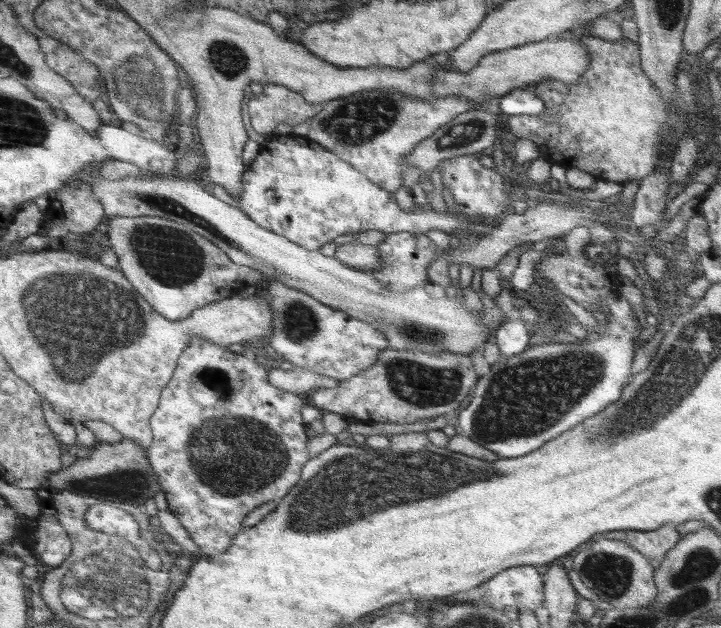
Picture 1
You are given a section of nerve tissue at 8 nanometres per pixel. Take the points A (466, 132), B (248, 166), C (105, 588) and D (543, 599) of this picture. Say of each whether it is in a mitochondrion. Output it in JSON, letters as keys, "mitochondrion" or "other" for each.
{"A":"mitochondrion","B":"other","C":"mitochondrion","D":"other"}

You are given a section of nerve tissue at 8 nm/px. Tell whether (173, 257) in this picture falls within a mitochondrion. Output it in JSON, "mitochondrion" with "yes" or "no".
{"mitochondrion":"yes"}

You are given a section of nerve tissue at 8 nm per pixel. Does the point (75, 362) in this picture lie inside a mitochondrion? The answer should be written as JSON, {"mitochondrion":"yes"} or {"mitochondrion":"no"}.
{"mitochondrion":"yes"}

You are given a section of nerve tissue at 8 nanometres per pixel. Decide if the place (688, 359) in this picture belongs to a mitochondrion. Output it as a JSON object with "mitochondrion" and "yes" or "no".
{"mitochondrion":"yes"}

